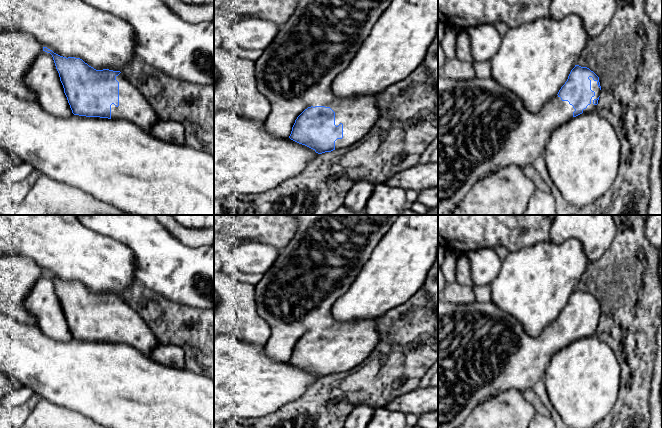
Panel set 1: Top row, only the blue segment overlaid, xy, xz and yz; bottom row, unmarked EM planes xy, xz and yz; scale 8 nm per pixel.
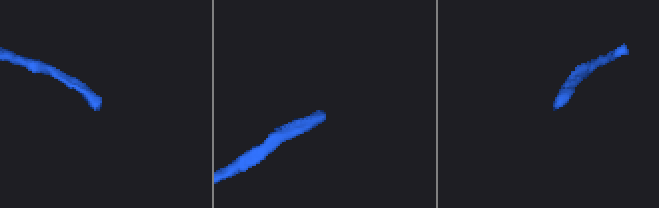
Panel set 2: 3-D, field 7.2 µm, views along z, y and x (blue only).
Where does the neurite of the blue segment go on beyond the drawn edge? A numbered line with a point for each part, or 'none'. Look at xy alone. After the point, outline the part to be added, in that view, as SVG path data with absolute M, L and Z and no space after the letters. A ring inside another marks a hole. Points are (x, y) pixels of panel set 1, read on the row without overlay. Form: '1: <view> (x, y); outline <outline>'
1: xy (42, 302); outline M42 275L36 281L25 298L24 307L35 318L37 327L45 335L64 342L73 338L50 277Z

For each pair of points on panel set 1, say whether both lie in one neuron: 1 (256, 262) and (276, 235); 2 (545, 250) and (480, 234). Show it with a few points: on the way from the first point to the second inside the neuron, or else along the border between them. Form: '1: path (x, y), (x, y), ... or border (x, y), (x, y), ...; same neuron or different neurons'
1: border (252, 241), (266, 243), (279, 250); different neurons
2: border (549, 239), (509, 252); different neurons

